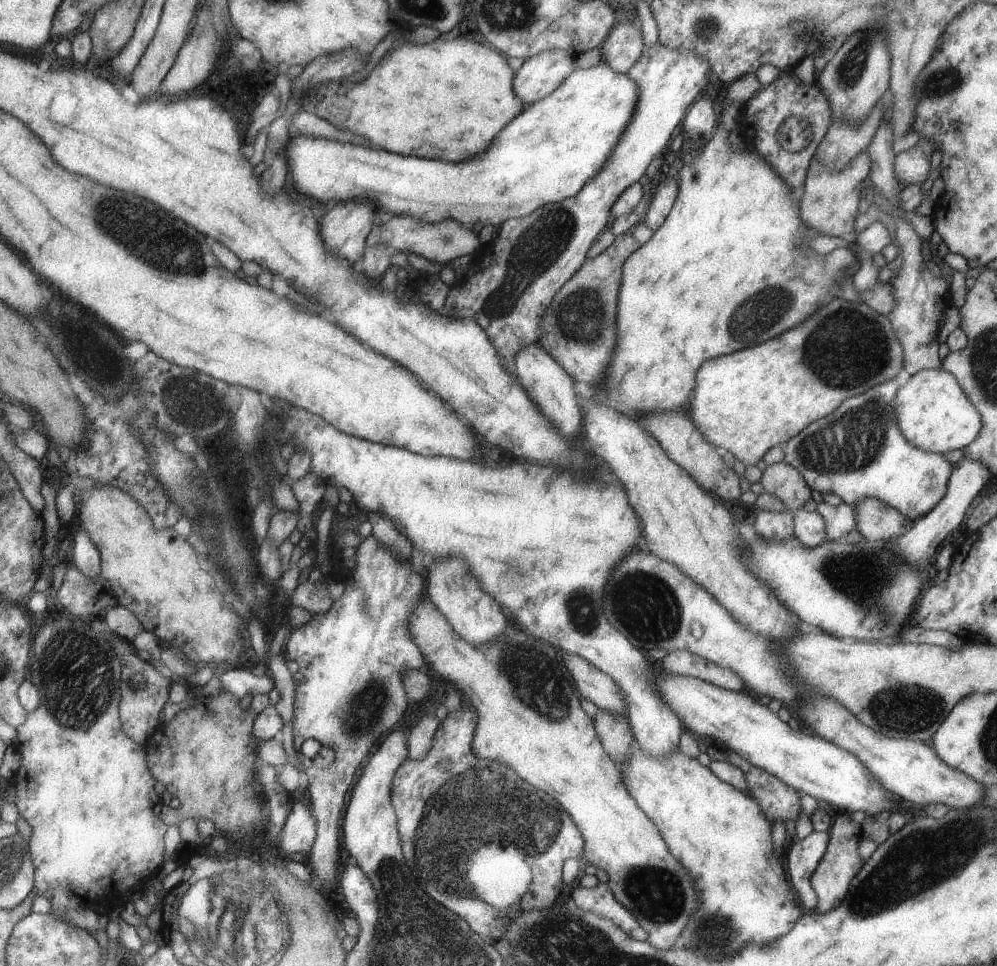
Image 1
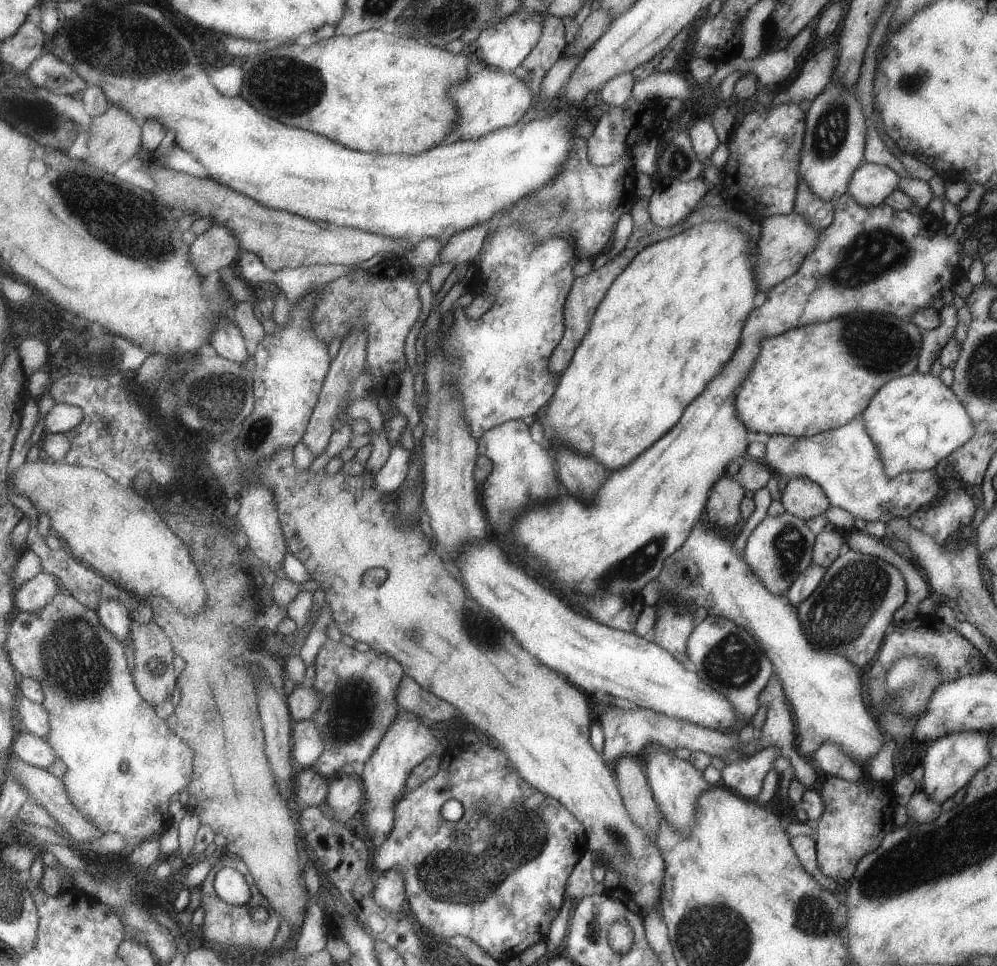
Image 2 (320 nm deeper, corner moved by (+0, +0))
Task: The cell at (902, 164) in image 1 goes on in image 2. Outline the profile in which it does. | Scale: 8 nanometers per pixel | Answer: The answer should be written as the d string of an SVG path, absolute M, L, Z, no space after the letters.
M863 162L853 171L846 192L862 207L880 205L897 189L898 174L885 165Z

